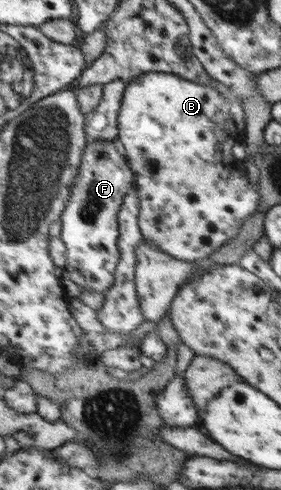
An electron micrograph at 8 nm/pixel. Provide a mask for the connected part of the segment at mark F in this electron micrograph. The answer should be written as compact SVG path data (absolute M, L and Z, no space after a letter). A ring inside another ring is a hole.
M90 141L82 159L77 185L61 215L60 237L67 247L65 269L80 287L107 291L115 282L122 259L120 213L136 175L116 141Z

